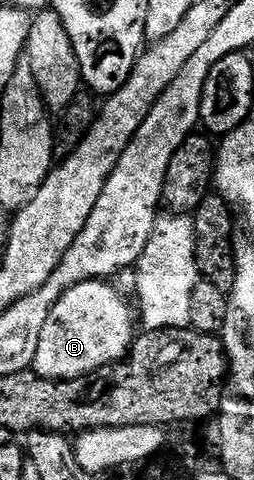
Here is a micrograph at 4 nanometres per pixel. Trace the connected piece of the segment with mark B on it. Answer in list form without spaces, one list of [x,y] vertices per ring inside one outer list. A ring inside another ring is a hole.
[[[108,281],[80,282],[57,301],[43,324],[39,352],[32,369],[44,378],[82,378],[99,368],[119,362],[133,345],[135,329],[125,298]]]

